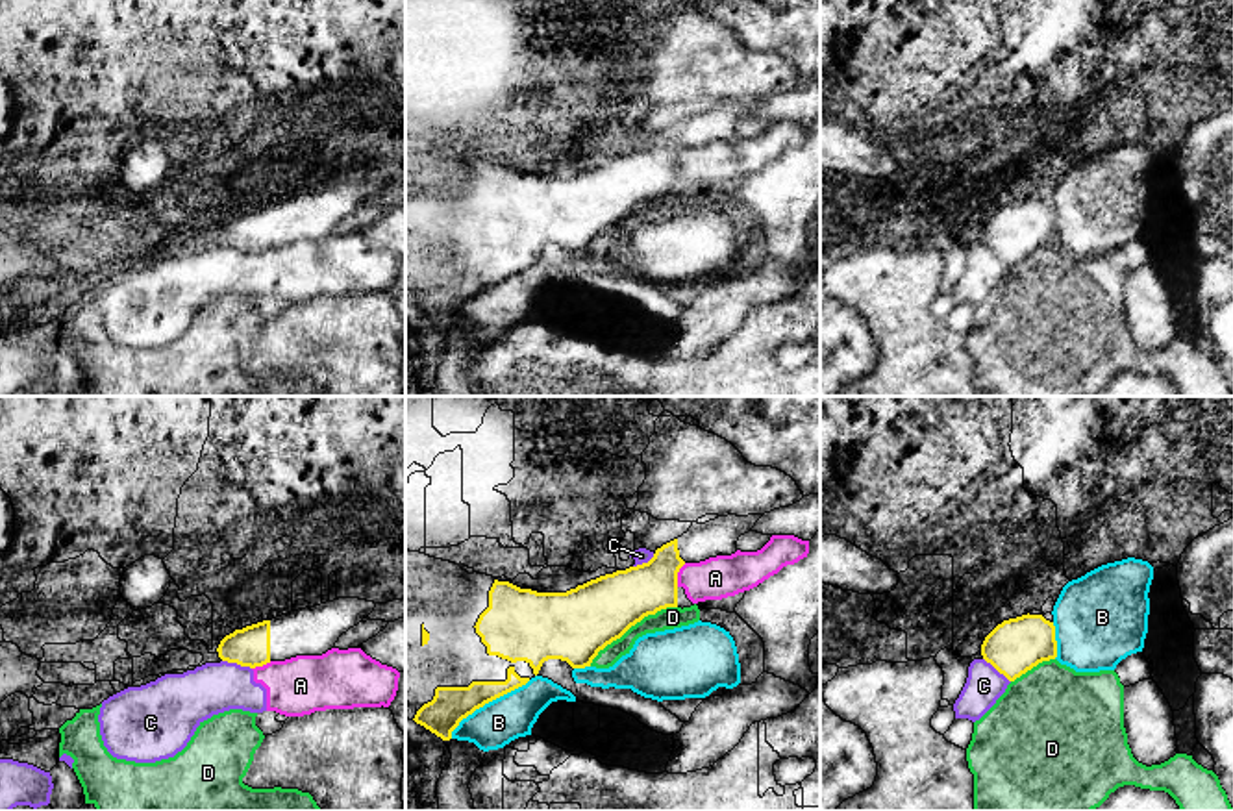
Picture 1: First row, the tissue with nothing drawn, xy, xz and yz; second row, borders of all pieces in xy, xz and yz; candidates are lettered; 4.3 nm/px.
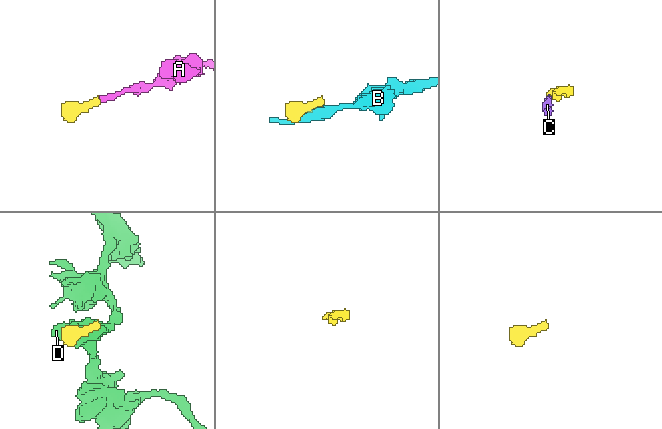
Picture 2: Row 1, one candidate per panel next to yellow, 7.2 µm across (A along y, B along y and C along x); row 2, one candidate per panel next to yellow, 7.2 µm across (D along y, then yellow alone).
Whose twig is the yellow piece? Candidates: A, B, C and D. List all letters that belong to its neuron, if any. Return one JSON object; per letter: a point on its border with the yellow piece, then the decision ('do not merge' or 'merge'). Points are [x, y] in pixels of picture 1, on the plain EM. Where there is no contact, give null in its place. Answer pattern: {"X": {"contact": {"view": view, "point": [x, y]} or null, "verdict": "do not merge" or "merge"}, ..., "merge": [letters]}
{"A": {"contact": {"view": "xz", "point": [676, 160]}, "verdict": "do not merge"}, "B": {"contact": {"view": "xz", "point": [487, 287]}, "verdict": "do not merge"}, "C": {"contact": {"view": "xy", "point": [237, 249]}, "verdict": "do not merge"}, "D": {"contact": {"view": "xz", "point": [630, 212]}, "verdict": "do not merge"}, "merge": []}

